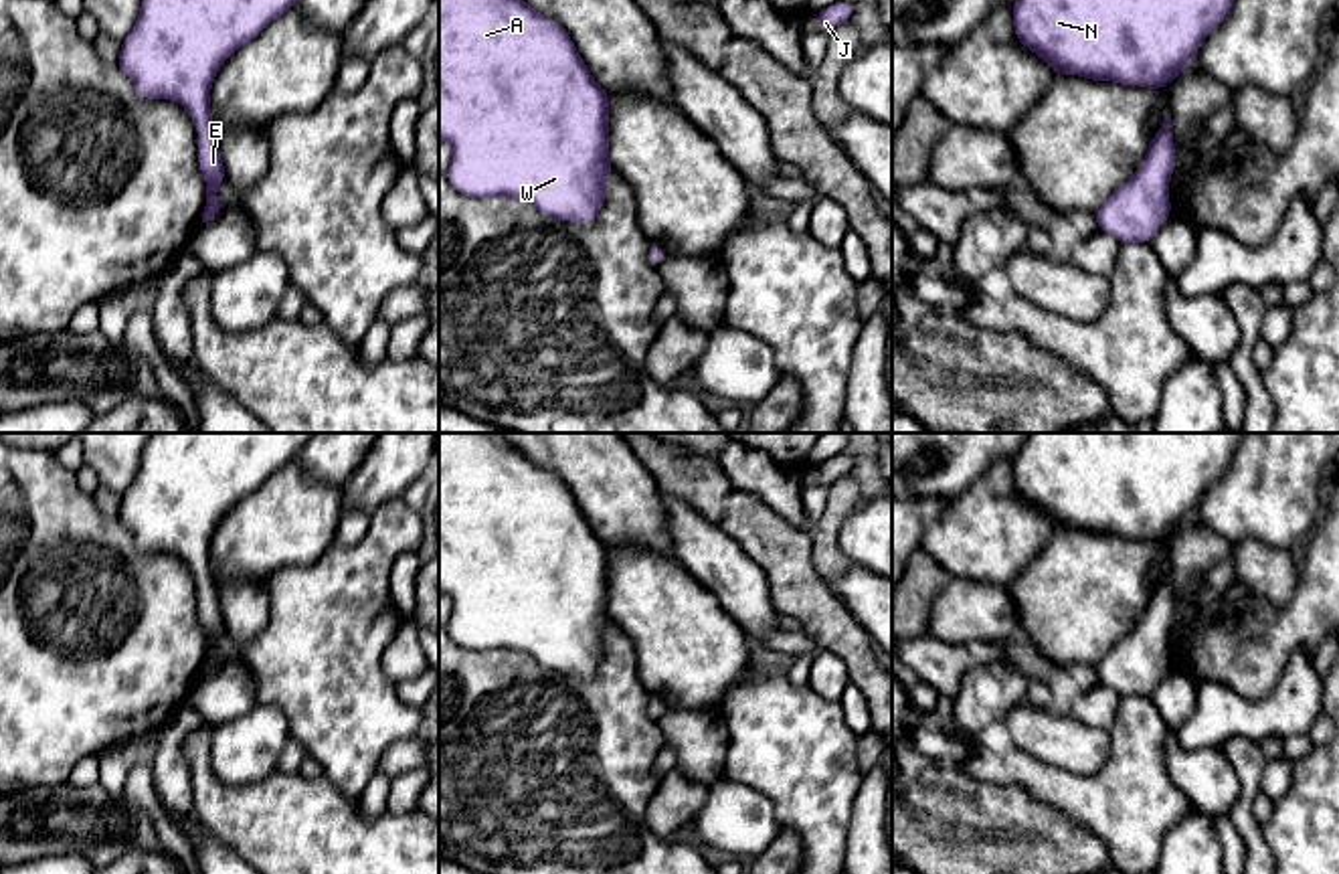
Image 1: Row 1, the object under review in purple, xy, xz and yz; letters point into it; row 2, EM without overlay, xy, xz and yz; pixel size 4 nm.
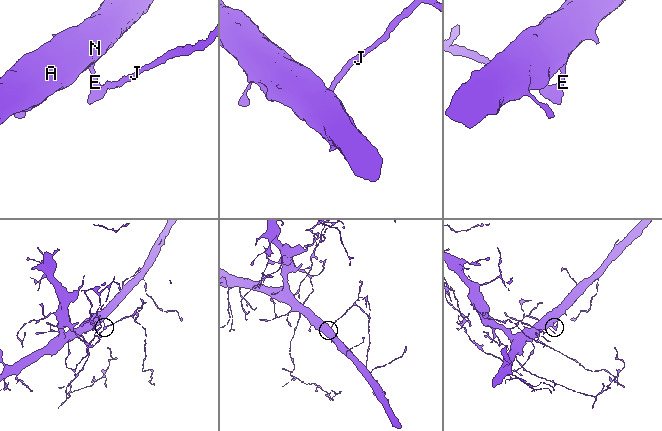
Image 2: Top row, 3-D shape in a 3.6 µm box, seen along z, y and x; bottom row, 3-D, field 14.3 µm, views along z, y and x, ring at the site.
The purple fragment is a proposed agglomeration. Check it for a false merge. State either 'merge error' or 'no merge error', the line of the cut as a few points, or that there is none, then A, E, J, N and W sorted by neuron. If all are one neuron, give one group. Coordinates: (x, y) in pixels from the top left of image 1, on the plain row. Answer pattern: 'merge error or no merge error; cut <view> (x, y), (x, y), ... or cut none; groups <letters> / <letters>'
no merge error; cut none; groups A E J N W

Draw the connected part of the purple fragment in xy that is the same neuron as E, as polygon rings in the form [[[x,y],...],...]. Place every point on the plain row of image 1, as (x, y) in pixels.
[[[152,433],[117,520],[144,552],[174,552],[198,583],[198,615],[206,633],[202,676],[220,668],[218,637],[227,631],[210,569],[210,540],[222,516],[295,459],[314,433]]]

